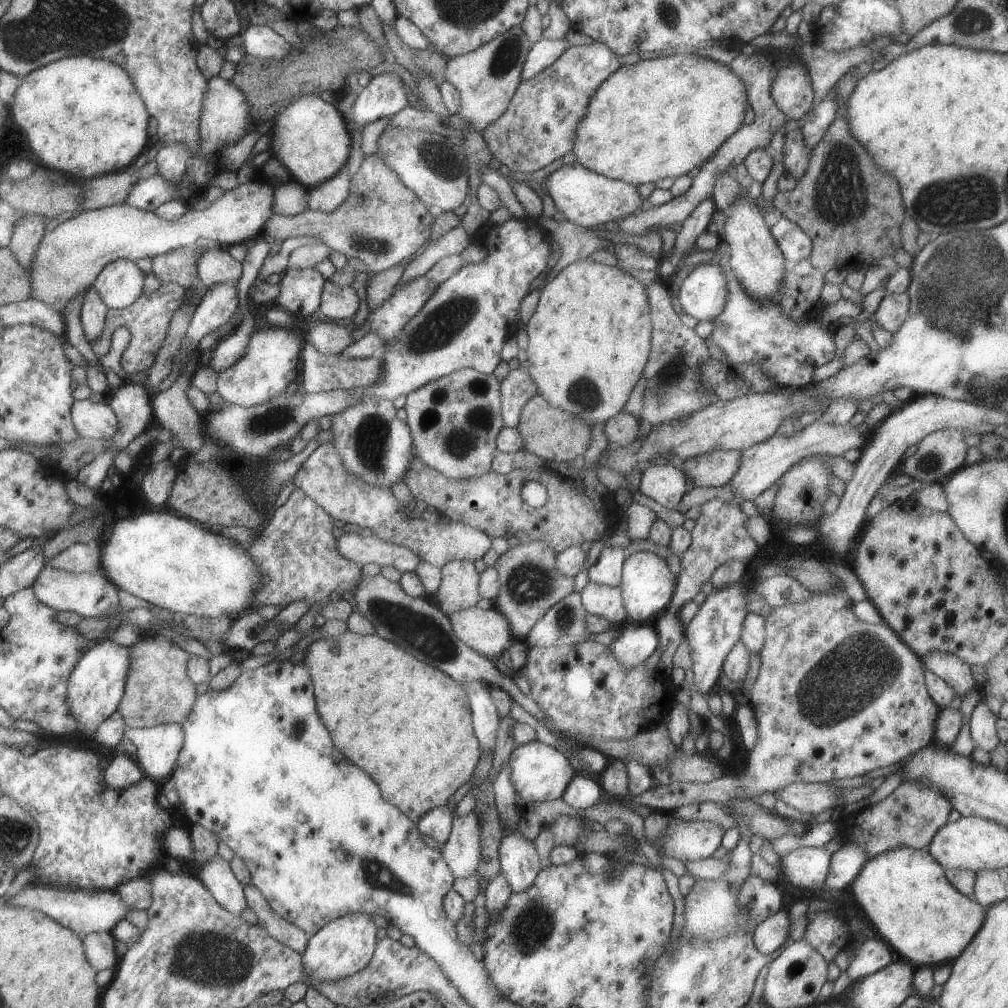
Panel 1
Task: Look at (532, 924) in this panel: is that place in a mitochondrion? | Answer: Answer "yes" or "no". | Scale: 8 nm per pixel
yes

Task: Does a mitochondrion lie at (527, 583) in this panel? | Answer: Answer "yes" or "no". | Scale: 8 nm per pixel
yes

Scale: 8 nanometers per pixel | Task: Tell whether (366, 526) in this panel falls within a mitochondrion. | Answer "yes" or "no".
no

